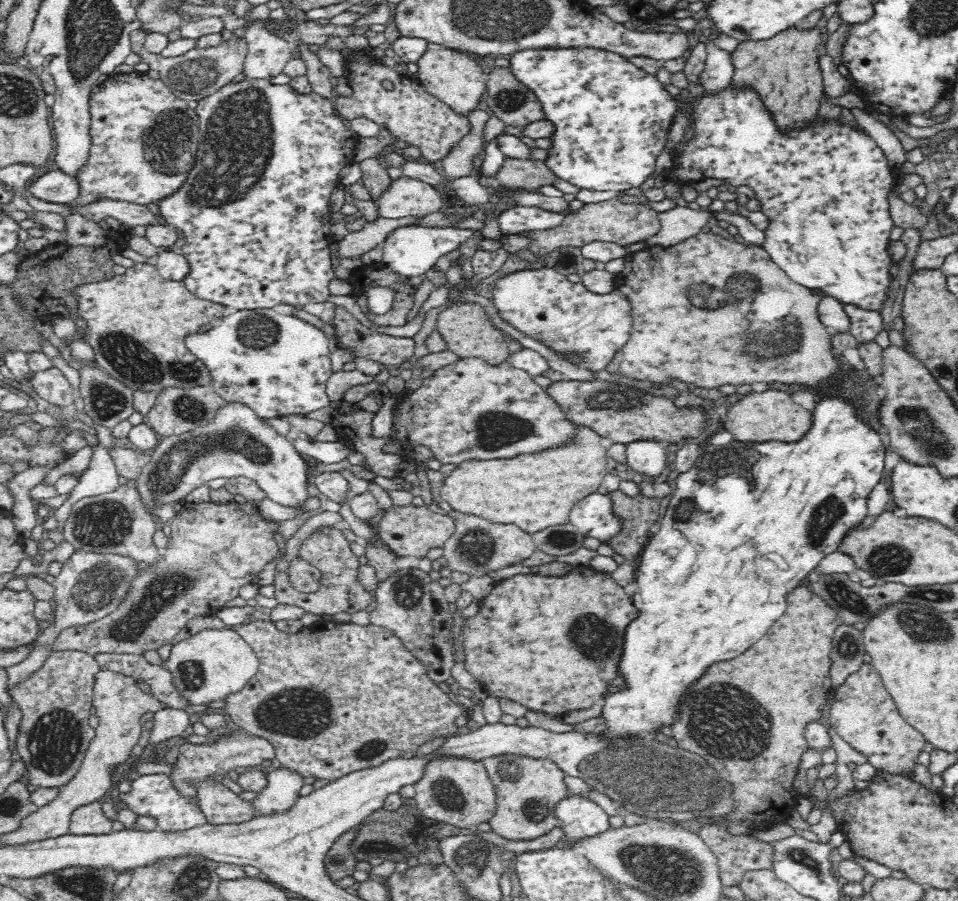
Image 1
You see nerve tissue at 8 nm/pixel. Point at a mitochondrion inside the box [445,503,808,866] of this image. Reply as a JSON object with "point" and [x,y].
{"point":[715,725]}

